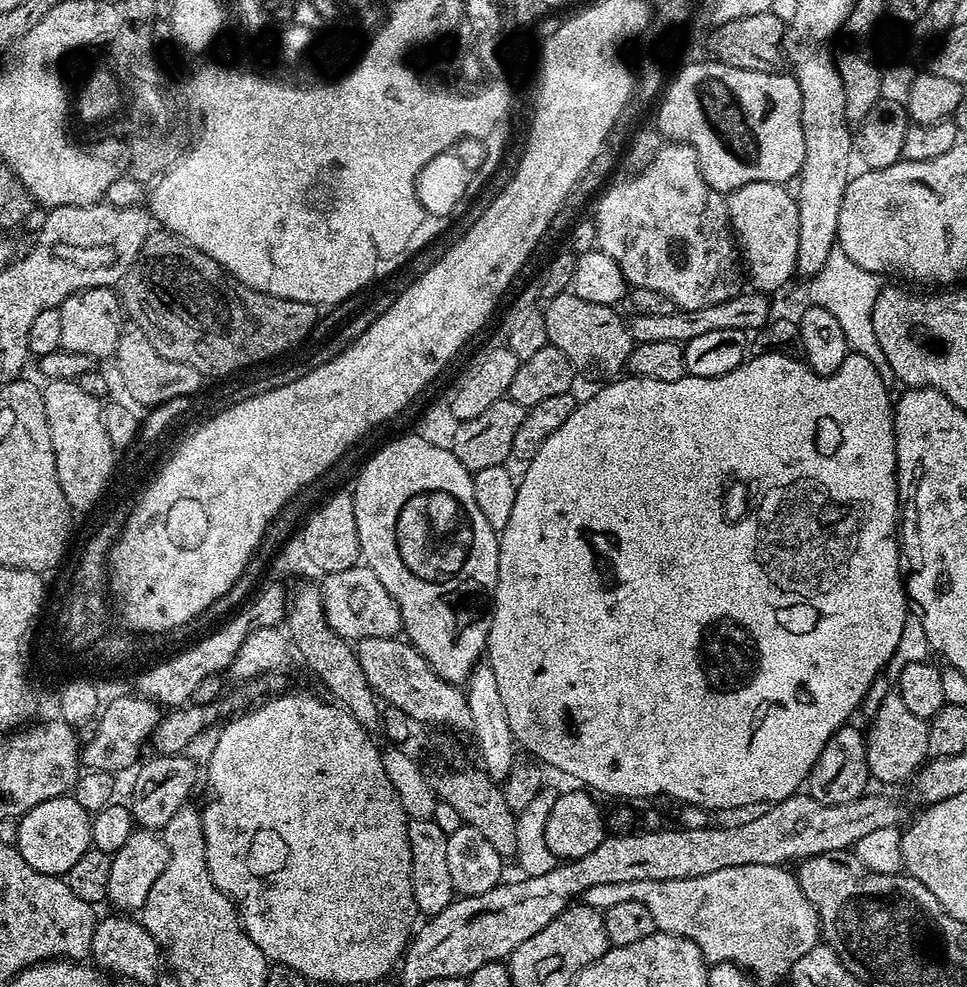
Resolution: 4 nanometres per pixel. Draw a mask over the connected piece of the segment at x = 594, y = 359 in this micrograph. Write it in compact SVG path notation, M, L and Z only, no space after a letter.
M567 290L549 299L542 311L548 342L562 350L566 358L570 358L577 373L584 375L585 372L600 380L596 382L604 382L619 377L625 371L628 356L634 347L632 329L629 321L616 313L613 305L586 302L586 298L578 298L571 290Z

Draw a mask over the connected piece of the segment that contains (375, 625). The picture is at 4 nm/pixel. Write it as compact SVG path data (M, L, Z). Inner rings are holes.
M357 566L350 570L329 572L321 580L324 581L319 581L318 587L326 620L343 640L355 642L362 638L386 638L401 631L398 606L394 598L390 598L386 586L378 582L378 574L374 574L374 570Z

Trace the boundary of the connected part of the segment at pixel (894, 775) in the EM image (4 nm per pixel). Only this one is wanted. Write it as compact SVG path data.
M889 694L882 698L878 712L870 720L872 729L867 729L868 771L873 781L881 780L884 784L900 784L911 781L921 764L929 759L928 725L922 718L914 718L914 714L906 707L906 702L898 694Z

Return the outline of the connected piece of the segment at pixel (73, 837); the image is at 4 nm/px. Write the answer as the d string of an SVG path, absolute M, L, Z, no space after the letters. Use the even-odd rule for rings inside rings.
M70 794L55 796L19 817L14 846L22 854L22 858L26 858L30 866L34 866L34 870L63 877L70 870L70 866L74 866L74 862L78 862L78 858L82 858L82 854L86 854L86 850L92 847L92 817L86 810L82 810L82 806L78 806L78 802Z

